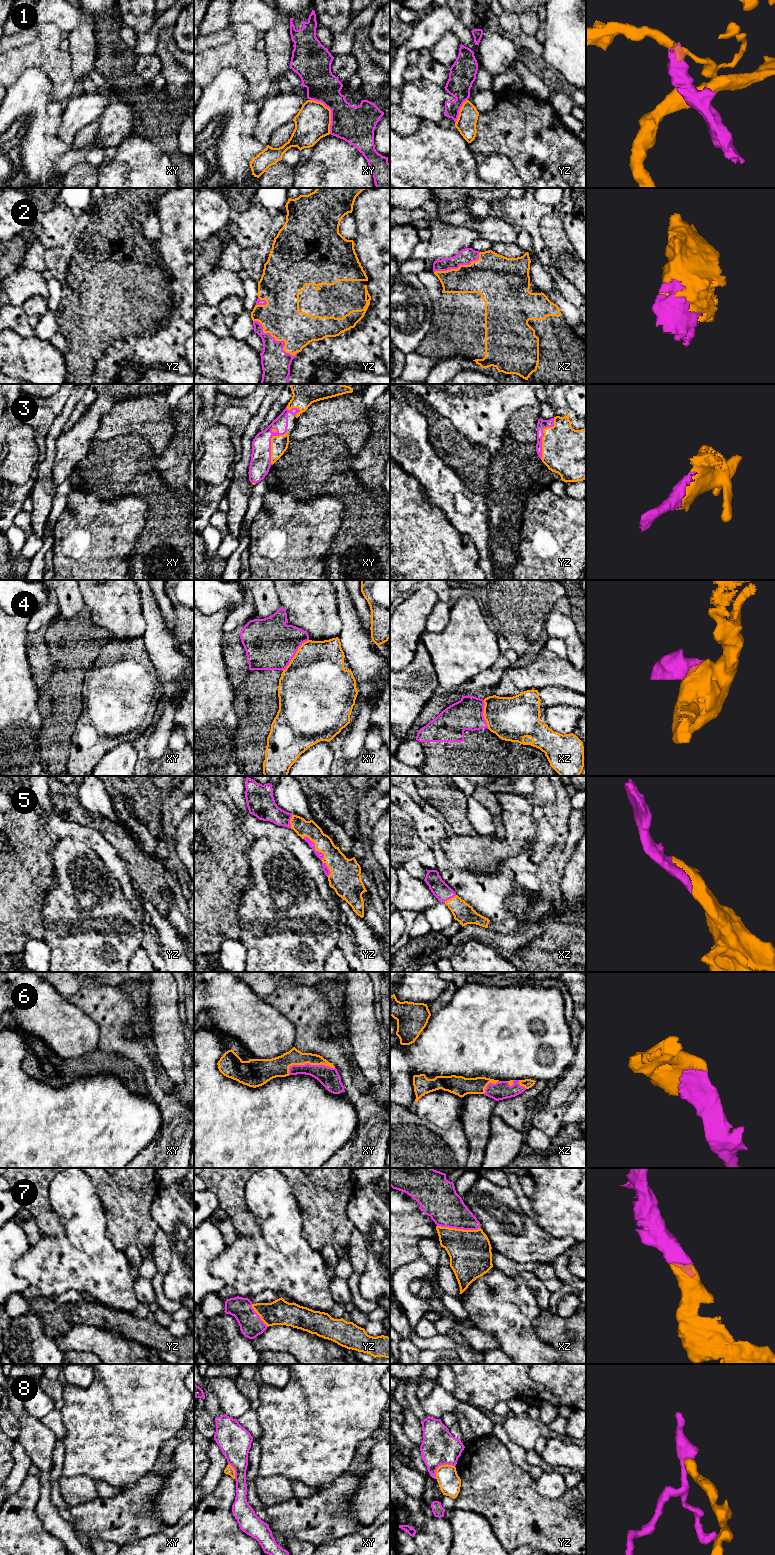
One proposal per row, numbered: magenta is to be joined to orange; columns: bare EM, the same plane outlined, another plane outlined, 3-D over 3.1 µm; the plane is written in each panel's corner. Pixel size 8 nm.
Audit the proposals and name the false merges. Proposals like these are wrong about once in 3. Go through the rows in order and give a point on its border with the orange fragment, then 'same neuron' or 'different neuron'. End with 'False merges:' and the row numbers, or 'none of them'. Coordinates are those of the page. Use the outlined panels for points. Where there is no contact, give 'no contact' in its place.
1: meets orange in xy at (330, 112); different neuron
2: meets orange in yz at (278, 340); same neuron
3: meets orange in yz at (543, 436); same neuron
4: meets orange in xy at (295, 655); different neuron
5: meets orange in yz at (323, 853); same neuron
6: meets orange in xy at (309, 1063); same neuron
7: meets orange in xz at (458, 1229); same neuron
8: meets orange in yz at (441, 1465); different neuron
False merges: 1, 4, 8

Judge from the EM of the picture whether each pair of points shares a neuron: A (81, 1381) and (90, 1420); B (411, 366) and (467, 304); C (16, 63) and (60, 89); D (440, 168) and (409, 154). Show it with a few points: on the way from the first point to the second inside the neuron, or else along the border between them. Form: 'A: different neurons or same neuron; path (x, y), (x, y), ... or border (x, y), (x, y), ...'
A: different neurons; border (94, 1374), (87, 1387), (67, 1383)
B: different neurons; border (416, 350), (437, 361)
C: same neuron; path (30, 61), (43, 61), (57, 75)
D: same neuron; path (432, 168), (423, 168), (417, 162)

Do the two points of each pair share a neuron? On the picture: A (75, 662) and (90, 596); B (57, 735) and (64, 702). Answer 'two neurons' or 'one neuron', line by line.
A: two neurons
B: one neuron

